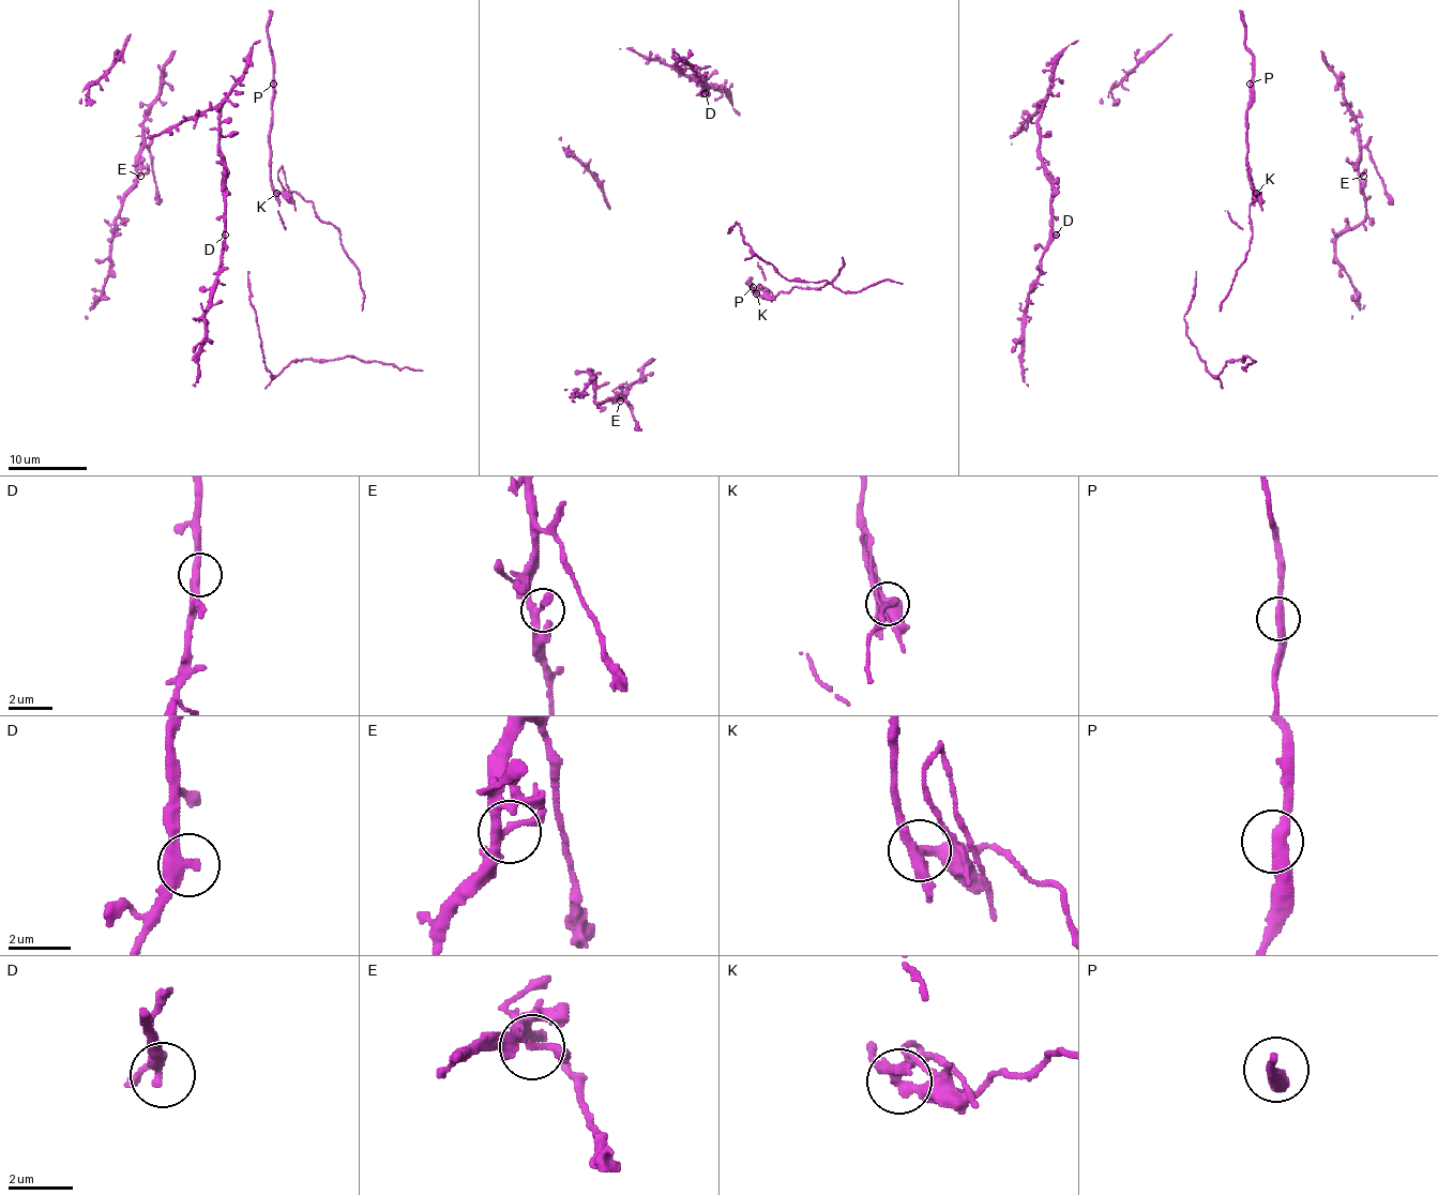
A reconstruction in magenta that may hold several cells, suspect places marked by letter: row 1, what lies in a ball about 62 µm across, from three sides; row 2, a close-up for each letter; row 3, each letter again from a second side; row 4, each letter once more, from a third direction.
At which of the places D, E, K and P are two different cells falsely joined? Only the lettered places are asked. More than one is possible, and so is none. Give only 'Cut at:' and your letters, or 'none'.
Cut at: K

